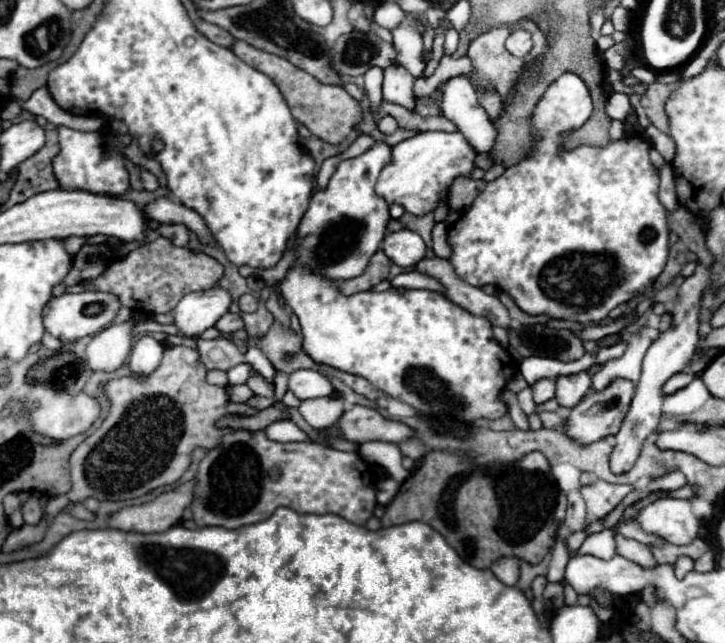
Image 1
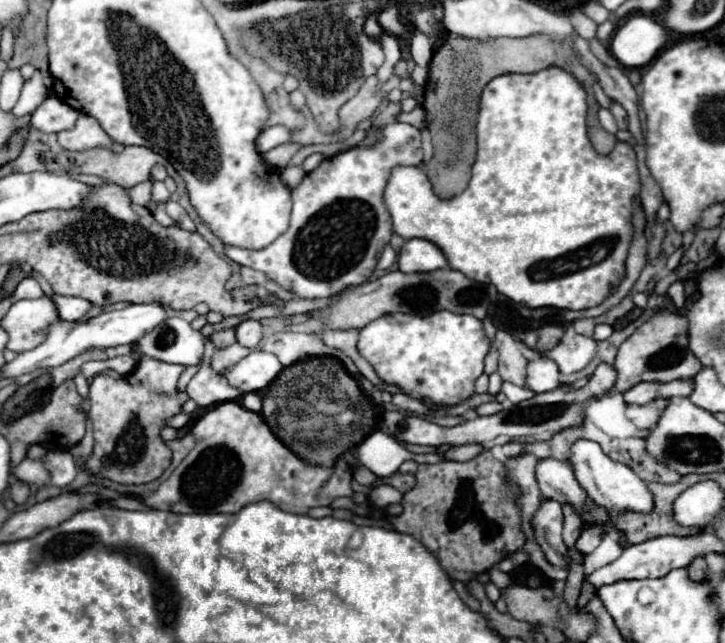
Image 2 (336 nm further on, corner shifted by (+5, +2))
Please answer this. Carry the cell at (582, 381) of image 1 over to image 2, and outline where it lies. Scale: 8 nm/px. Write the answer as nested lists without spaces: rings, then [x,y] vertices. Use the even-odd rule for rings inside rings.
[[[537,358],[529,360],[527,364],[527,386],[533,392],[549,392],[559,386],[559,368],[555,368],[555,362],[551,358]]]

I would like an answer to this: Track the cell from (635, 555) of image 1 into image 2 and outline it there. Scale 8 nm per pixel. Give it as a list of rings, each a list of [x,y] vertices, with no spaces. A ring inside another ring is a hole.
[[[541,458],[537,460],[535,476],[543,498],[557,500],[561,504],[569,502],[575,506],[577,512],[589,506],[587,494],[583,492],[583,488],[579,488],[579,484],[575,484],[571,466],[567,462],[555,458]]]

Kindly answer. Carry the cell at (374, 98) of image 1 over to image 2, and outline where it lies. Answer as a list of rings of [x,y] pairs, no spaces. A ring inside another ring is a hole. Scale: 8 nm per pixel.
[[[287,166],[287,168],[283,170],[281,178],[283,178],[283,182],[287,184],[287,188],[293,190],[293,188],[301,182],[301,178],[303,178],[303,168],[301,168],[301,166]]]

